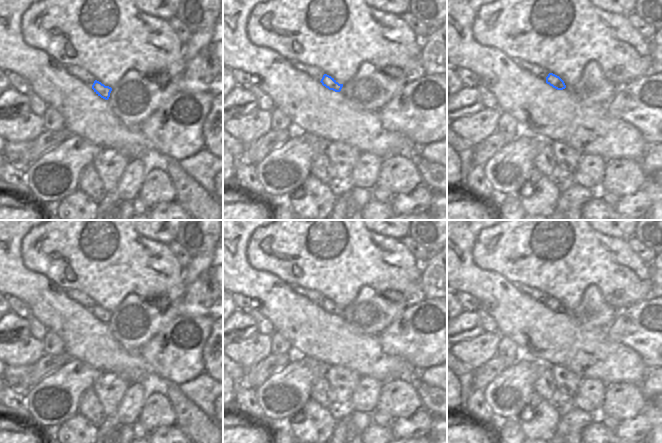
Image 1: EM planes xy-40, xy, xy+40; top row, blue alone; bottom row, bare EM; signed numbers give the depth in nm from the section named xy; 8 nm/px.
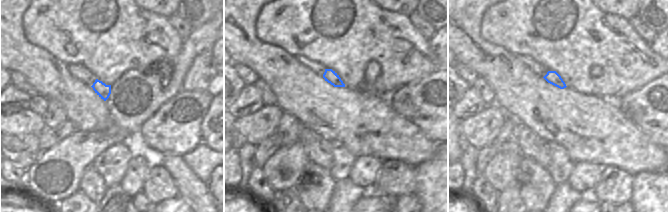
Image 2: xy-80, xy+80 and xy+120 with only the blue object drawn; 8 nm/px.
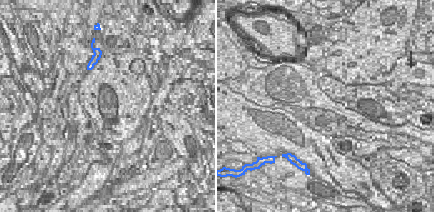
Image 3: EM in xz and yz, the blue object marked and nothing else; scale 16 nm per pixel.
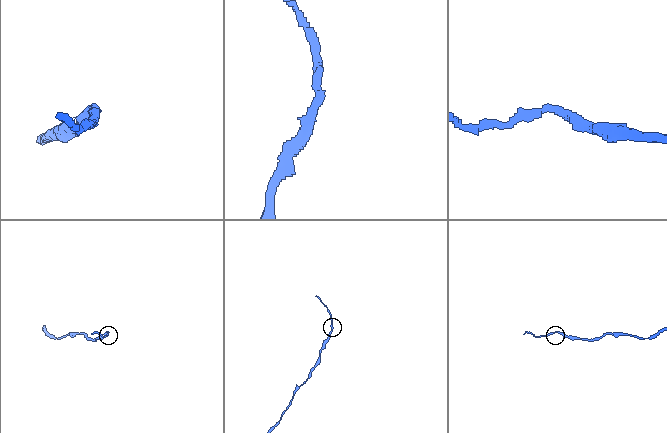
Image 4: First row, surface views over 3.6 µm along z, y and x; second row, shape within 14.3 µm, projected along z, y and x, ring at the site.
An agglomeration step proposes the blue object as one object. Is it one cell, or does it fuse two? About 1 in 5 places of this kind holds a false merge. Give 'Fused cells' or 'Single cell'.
Single cell

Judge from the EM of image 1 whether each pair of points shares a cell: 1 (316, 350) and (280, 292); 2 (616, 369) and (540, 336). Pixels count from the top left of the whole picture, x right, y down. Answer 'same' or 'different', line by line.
1: same
2: same

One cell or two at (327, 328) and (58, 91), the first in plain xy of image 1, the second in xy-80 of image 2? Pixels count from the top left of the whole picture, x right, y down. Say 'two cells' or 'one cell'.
one cell

